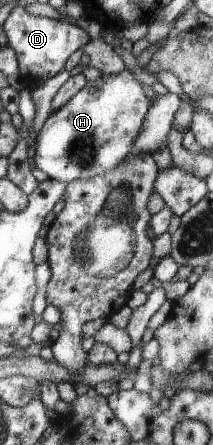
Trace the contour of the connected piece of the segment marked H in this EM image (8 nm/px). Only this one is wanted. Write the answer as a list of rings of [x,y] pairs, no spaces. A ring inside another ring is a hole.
[[[130,70],[118,75],[102,74],[97,81],[89,81],[76,95],[54,113],[48,116],[35,140],[34,165],[42,169],[50,179],[71,182],[102,175],[106,170],[118,166],[131,153],[139,138],[140,130],[150,109],[150,99],[144,94],[142,84]]]

